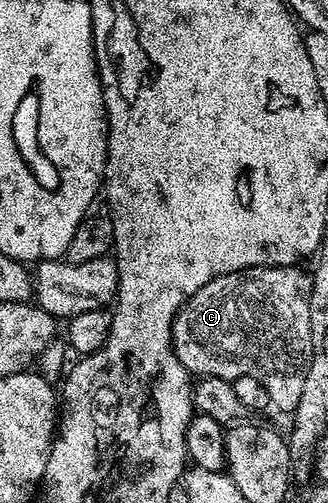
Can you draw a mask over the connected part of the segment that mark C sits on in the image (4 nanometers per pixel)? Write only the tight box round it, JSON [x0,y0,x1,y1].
[172,265,312,413]

